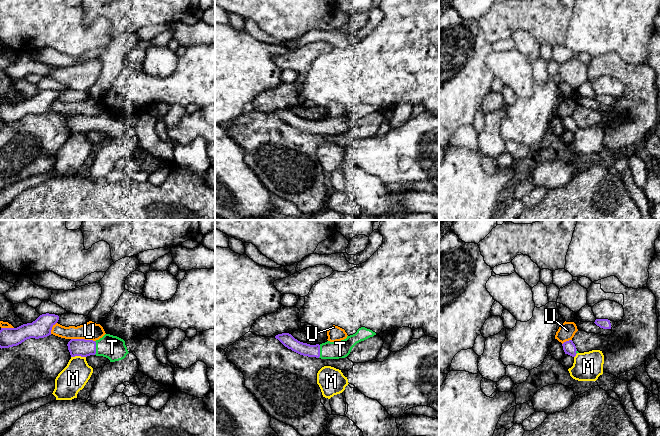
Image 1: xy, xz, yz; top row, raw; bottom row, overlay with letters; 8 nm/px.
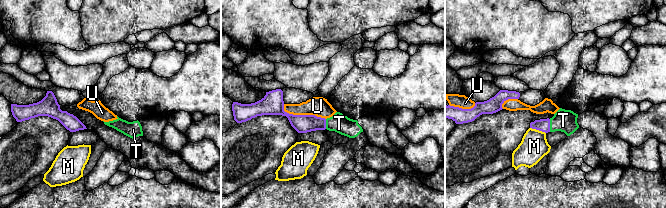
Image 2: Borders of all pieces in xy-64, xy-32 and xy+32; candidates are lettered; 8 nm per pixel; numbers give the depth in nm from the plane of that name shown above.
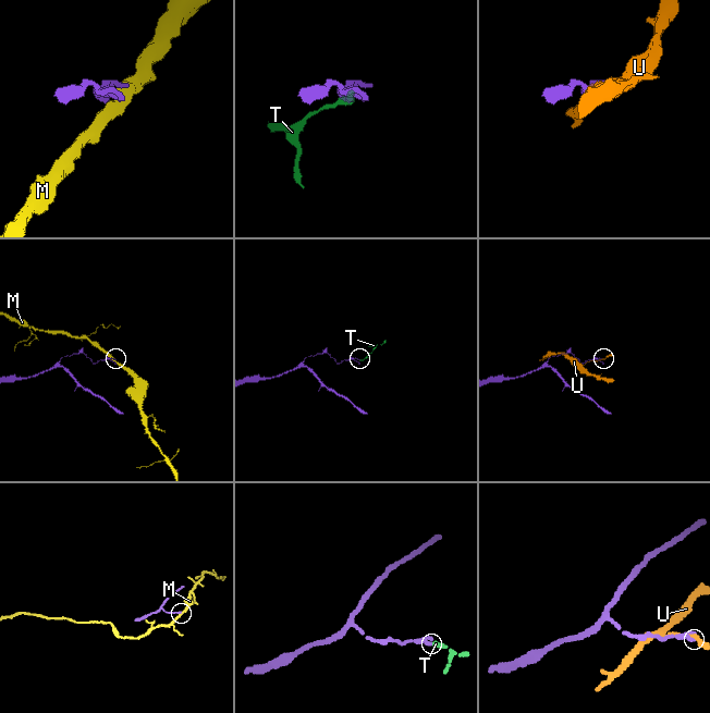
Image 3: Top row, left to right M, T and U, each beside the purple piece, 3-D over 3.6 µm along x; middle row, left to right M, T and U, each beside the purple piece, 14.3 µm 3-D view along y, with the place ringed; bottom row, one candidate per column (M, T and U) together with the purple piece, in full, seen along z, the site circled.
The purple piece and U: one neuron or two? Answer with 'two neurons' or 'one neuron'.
two neurons

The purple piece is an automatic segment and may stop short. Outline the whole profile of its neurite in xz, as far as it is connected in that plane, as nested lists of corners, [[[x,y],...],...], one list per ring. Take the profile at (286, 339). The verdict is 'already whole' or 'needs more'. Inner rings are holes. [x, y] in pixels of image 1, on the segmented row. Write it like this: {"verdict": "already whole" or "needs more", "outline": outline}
{"verdict": "needs more", "outline": [[[361,327],[355,334],[347,336],[344,340],[336,342],[327,341],[320,345],[310,345],[300,342],[289,333],[278,334],[275,338],[288,349],[303,356],[321,359],[339,359],[347,357],[357,343],[373,337],[374,335],[376,335],[376,333],[372,330]]]}

